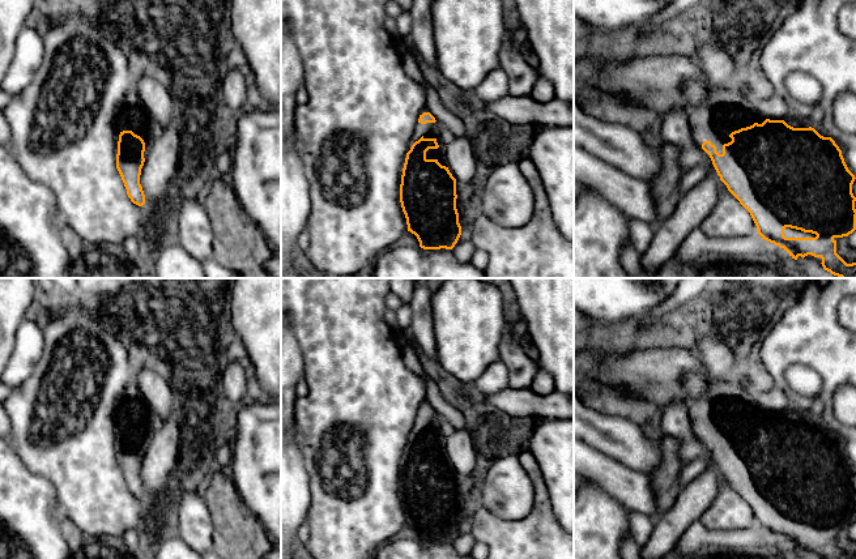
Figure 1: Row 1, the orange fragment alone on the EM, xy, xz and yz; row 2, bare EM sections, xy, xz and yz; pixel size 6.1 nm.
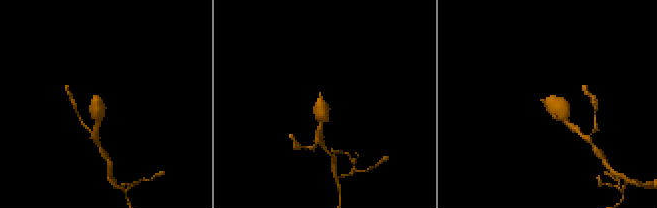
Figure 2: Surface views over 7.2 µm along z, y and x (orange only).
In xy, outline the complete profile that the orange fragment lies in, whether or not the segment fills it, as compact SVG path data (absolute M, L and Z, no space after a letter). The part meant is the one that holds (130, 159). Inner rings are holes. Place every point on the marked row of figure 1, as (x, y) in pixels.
M123 131L119 135L116 168L122 176L127 195L139 206L145 204L145 195L140 184L141 168L145 158L145 142L132 131Z

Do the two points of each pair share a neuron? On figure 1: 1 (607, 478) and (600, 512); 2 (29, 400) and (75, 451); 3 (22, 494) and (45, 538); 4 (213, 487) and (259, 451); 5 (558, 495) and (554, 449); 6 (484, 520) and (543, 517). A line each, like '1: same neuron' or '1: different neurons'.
1: different neurons
2: same neuron
3: same neuron
4: different neurons
5: same neuron
6: same neuron

